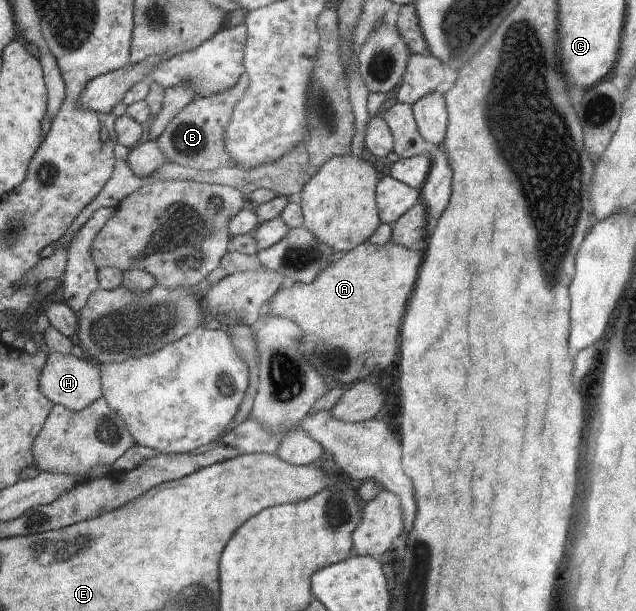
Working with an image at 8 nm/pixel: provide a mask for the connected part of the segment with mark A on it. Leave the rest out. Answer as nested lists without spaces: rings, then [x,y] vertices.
[[[392,240],[383,245],[362,243],[341,254],[338,260],[334,260],[317,273],[311,283],[302,283],[296,279],[296,283],[291,288],[276,293],[271,298],[268,312],[265,314],[286,317],[298,323],[307,338],[310,334],[310,352],[308,348],[301,349],[305,355],[310,354],[308,363],[318,366],[318,370],[322,370],[319,373],[326,375],[333,384],[337,381],[346,384],[364,381],[368,374],[376,370],[384,370],[398,358],[398,330],[402,324],[406,302],[417,284],[420,262],[422,262],[420,252],[414,252],[413,248],[400,246]]]

